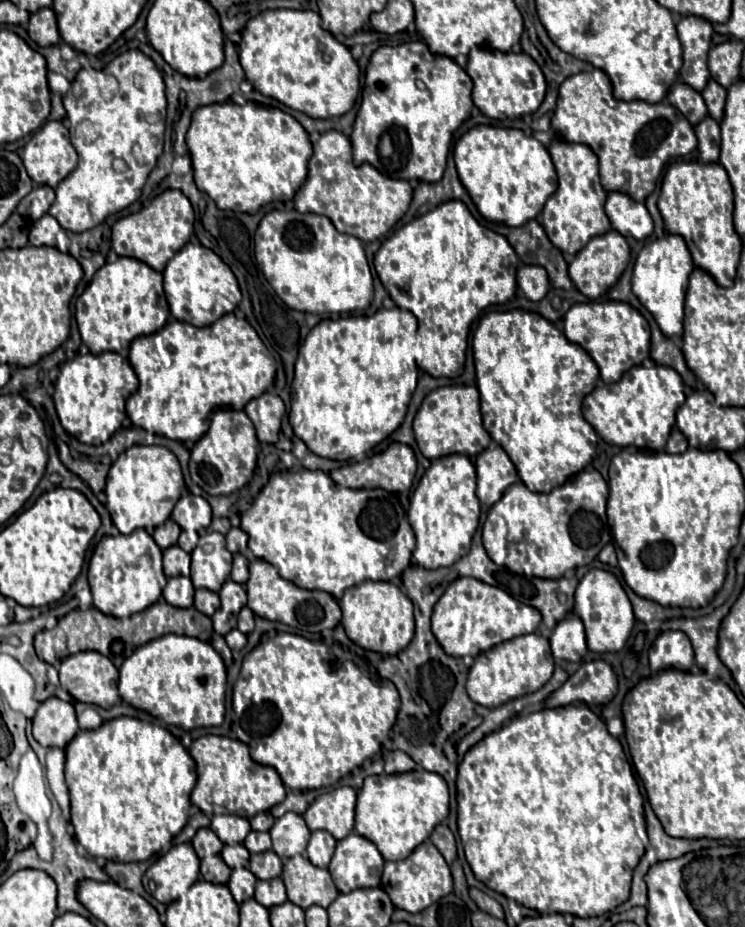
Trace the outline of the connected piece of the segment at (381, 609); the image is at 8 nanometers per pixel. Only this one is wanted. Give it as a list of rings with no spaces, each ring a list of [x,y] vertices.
[[[362,581],[354,587],[348,587],[340,599],[340,607],[342,607],[342,625],[346,629],[346,635],[364,649],[396,655],[412,641],[414,635],[412,601],[394,583]]]

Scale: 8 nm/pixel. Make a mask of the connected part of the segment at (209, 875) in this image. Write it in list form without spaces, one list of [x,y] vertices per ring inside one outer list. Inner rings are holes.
[[[210,855],[204,857],[200,863],[200,873],[204,877],[204,881],[210,883],[228,883],[230,877],[230,867],[224,863],[224,859],[220,855]]]

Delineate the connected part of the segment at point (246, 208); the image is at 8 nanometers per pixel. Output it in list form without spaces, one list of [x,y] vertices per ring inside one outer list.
[[[252,101],[246,105],[236,103],[212,103],[198,107],[192,115],[190,129],[186,133],[188,151],[192,157],[194,181],[200,191],[208,193],[220,209],[256,213],[262,205],[276,199],[290,199],[306,179],[308,159],[312,155],[312,143],[306,129],[288,113],[276,107],[262,107]]]

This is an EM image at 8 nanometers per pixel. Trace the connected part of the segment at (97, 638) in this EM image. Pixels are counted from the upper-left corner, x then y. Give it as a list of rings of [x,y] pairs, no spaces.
[[[160,599],[154,605],[150,605],[148,609],[140,611],[136,615],[124,617],[124,619],[106,615],[96,607],[90,607],[86,611],[84,609],[72,609],[62,619],[58,619],[58,625],[54,629],[40,631],[34,637],[34,647],[36,647],[38,657],[42,661],[50,663],[50,665],[54,665],[54,661],[60,661],[60,659],[64,659],[72,653],[92,649],[92,651],[98,651],[98,653],[106,655],[116,667],[120,667],[120,663],[124,659],[128,659],[128,655],[132,655],[132,651],[138,645],[144,645],[144,643],[160,637],[160,635],[166,635],[166,633],[190,635],[190,637],[198,637],[202,641],[210,641],[214,631],[212,631],[210,617],[196,611],[196,607],[188,607],[188,609],[172,607],[164,599]]]

